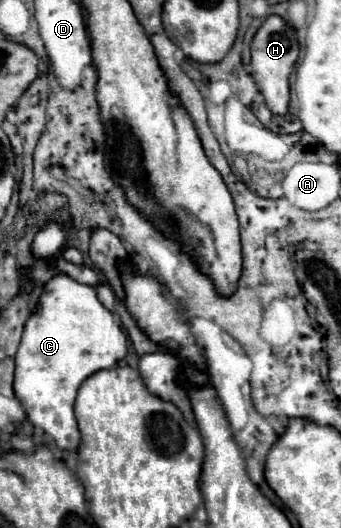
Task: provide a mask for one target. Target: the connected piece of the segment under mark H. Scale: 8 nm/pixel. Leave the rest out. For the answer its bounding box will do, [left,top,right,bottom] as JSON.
[250,16,298,114]

